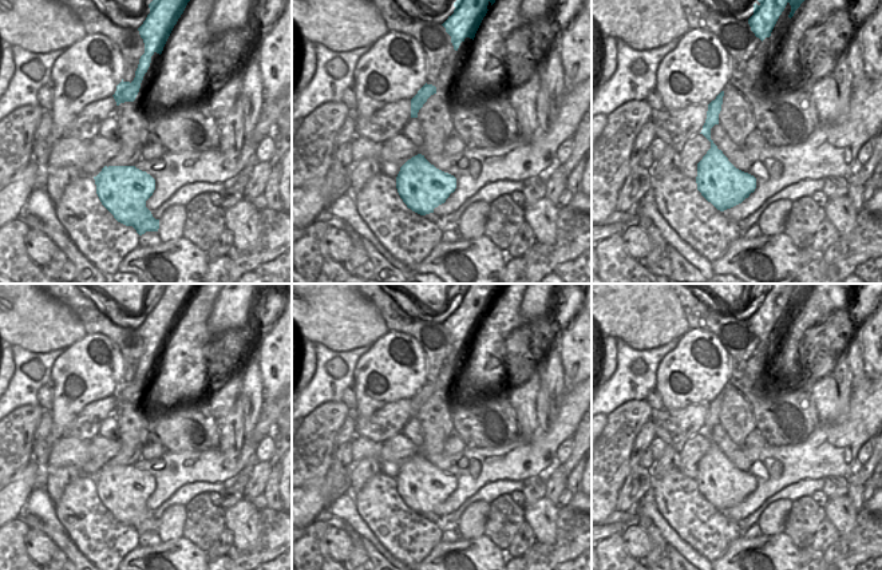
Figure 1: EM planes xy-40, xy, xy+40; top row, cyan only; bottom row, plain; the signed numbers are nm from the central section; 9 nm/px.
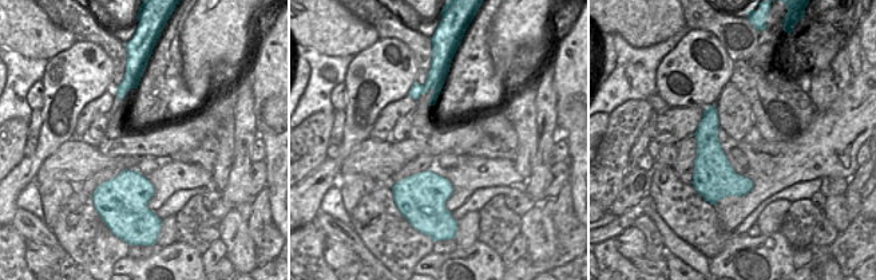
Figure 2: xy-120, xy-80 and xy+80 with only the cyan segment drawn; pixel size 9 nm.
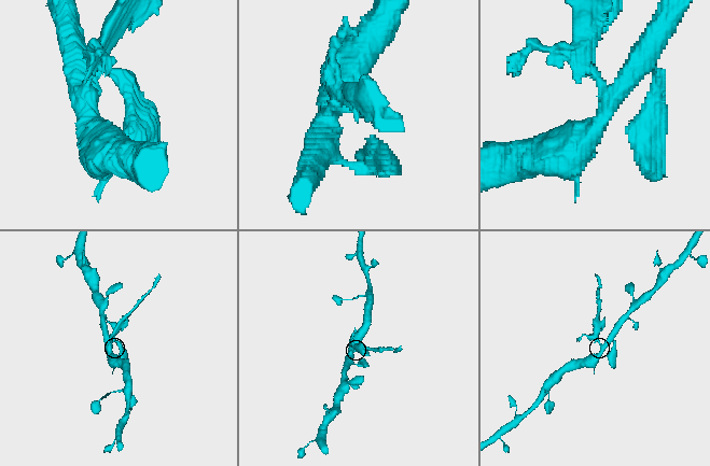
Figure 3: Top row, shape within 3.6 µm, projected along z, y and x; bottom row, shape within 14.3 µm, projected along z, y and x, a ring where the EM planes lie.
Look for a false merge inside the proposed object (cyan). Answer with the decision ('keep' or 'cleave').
cleave

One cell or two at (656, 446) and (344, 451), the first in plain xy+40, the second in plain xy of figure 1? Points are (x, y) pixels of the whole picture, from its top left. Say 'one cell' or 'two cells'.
two cells

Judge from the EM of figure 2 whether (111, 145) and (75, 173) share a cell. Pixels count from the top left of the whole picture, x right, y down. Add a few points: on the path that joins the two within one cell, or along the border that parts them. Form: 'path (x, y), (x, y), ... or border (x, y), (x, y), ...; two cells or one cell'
border (95, 148), (106, 156), (131, 157); two cells

